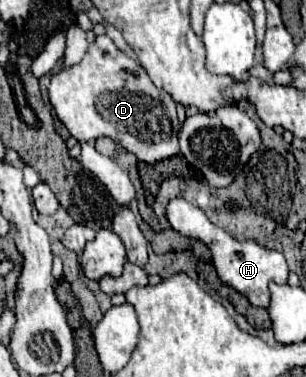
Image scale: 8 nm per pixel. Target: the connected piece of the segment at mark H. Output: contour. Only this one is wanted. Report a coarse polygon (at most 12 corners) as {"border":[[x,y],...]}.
{"border":[[182,197],[166,217],[208,245],[218,277],[252,305],[270,305],[270,281],[284,285],[282,253],[236,241]]}

